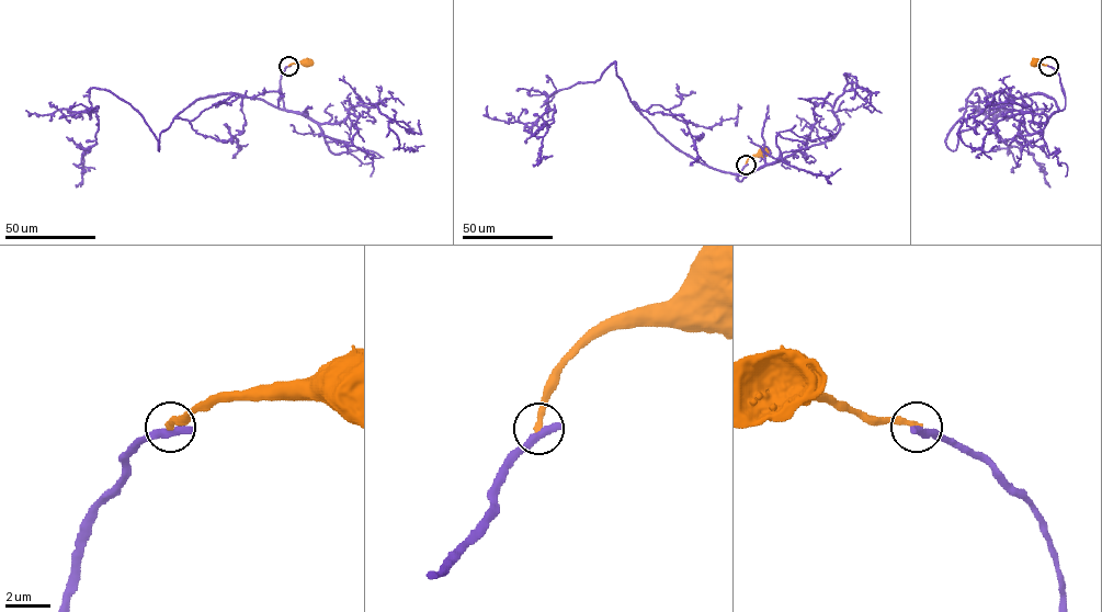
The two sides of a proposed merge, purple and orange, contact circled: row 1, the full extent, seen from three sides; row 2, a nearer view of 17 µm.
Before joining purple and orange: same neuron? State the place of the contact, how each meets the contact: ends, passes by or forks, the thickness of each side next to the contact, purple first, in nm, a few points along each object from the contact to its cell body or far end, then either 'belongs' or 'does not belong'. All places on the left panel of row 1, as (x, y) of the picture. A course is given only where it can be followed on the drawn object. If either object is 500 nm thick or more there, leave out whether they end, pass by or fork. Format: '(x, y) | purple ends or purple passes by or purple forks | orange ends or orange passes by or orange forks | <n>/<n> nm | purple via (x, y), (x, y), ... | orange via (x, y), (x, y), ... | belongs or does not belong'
(288, 66) | purple ends | orange ends | 480/320 nm | purple via (288, 66), (288, 111), (199, 98), (159, 150), (137, 111), (91, 88), (97, 143), (76, 186) | orange via (288, 66), (306, 63) | does not belong

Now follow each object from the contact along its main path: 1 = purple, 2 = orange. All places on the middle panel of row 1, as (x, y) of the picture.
1: (746, 165), (739, 181), (747, 176), (677, 149), (631, 100), (614, 61), (546, 100), (554, 122), (533, 166)
2: (746, 165), (750, 157), (763, 152)

